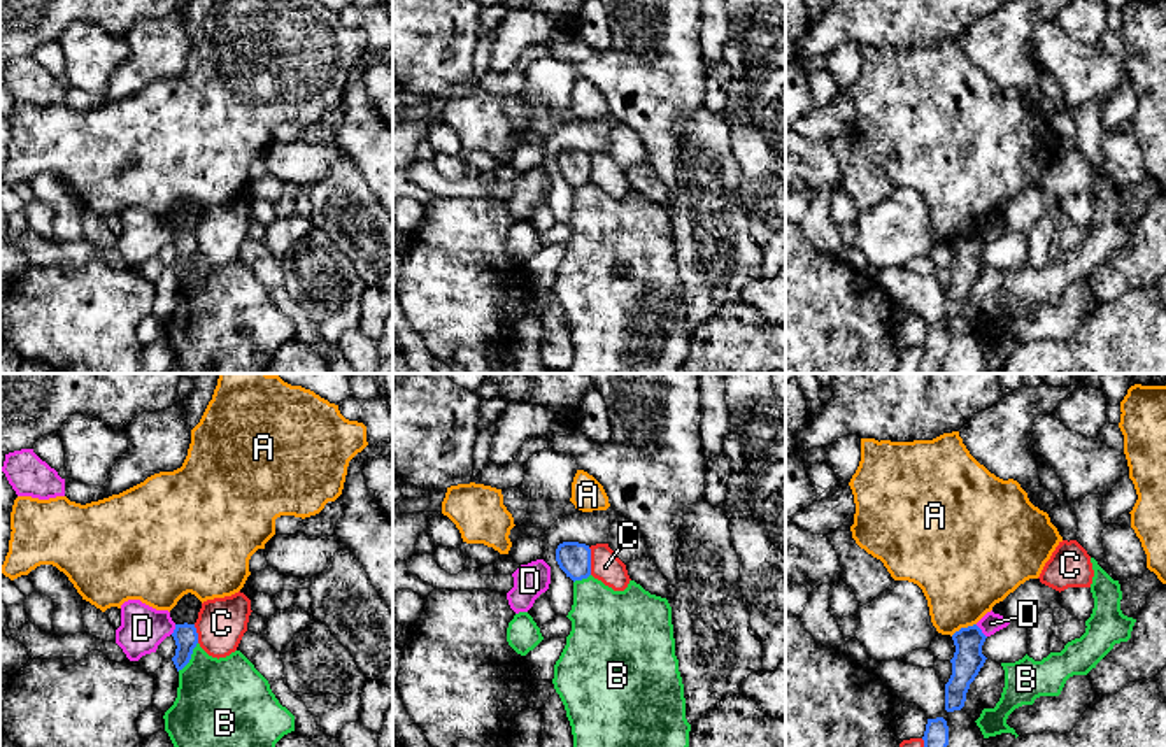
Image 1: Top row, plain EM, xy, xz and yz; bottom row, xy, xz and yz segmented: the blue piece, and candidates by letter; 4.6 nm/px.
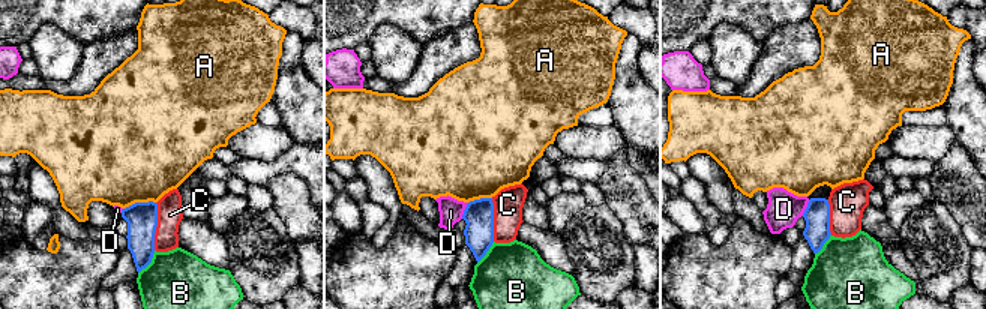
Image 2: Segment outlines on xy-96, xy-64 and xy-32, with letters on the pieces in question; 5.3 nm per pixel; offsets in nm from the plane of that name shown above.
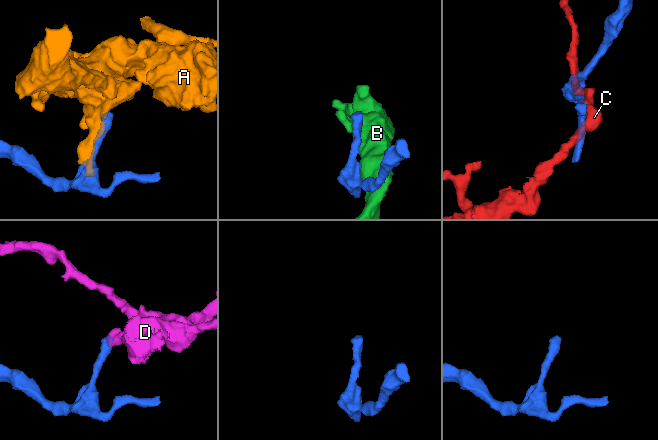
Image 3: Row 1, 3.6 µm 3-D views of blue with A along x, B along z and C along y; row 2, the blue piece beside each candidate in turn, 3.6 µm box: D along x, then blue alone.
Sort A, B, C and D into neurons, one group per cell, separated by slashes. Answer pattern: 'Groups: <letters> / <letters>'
Groups: A / B / C / D

